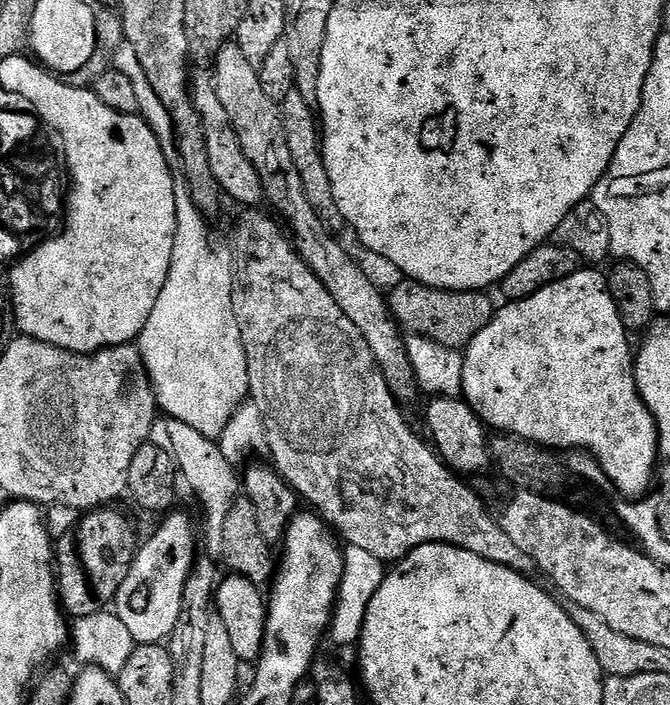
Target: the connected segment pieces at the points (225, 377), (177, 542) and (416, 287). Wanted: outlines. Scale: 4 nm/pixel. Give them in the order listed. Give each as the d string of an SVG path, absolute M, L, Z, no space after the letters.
M177 227L166 286L162 286L162 294L158 294L158 302L154 302L154 310L138 341L140 356L156 392L157 409L167 419L184 422L213 441L219 441L237 408L250 396L248 359L232 305L233 271L231 255L227 251L216 252L210 229Z
M180 511L165 515L160 529L139 545L130 574L126 574L126 582L122 582L114 601L116 617L130 630L137 645L167 641L178 622L178 614L182 614L182 594L192 571L196 544L198 548L198 532L192 529L191 518Z
M407 278L399 281L387 293L388 309L392 317L405 333L414 336L424 336L427 340L438 342L447 348L457 350L467 349L468 344L481 332L494 315L492 300L487 291L479 292L451 292L441 288L431 288L419 284L417 280Z

